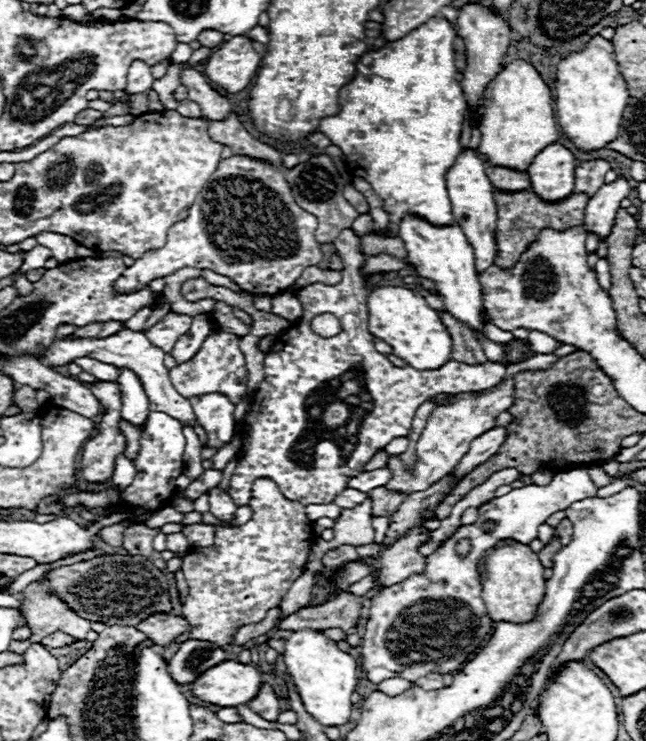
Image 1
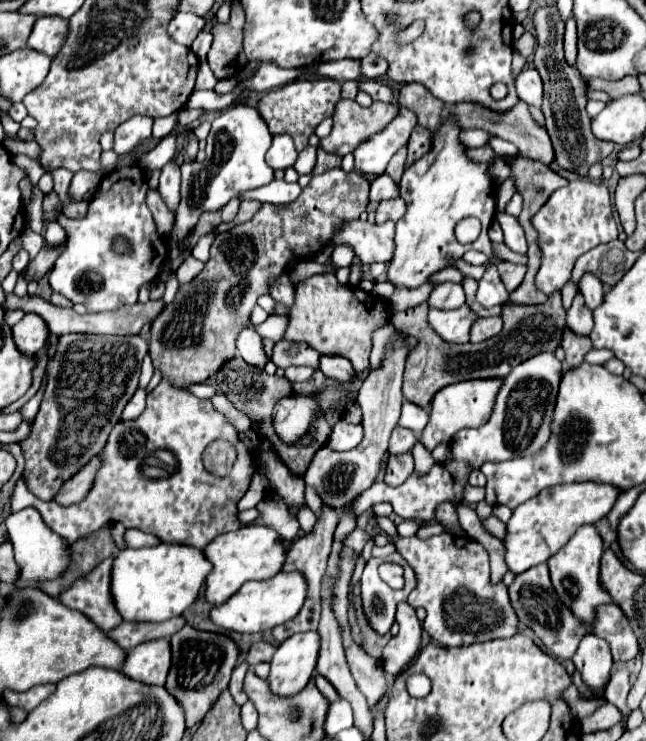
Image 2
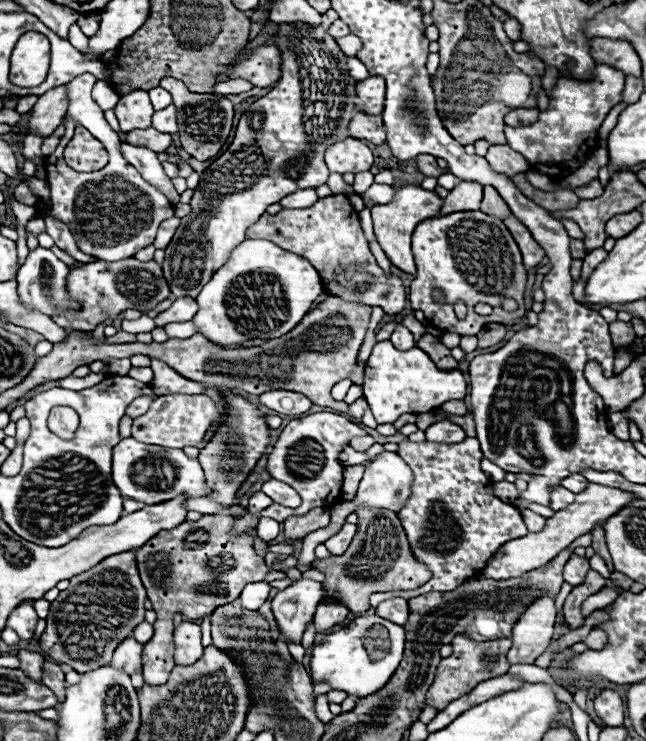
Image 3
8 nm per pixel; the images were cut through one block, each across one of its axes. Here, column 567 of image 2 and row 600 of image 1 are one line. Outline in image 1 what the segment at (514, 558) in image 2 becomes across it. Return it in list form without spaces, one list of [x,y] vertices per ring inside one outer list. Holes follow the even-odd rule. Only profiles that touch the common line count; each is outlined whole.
[[[506,540],[500,542],[494,552],[490,552],[482,566],[482,600],[486,604],[488,616],[494,622],[514,622],[524,624],[536,618],[538,606],[544,600],[546,594],[546,578],[544,578],[544,566],[540,564],[538,556],[530,550],[530,546]]]

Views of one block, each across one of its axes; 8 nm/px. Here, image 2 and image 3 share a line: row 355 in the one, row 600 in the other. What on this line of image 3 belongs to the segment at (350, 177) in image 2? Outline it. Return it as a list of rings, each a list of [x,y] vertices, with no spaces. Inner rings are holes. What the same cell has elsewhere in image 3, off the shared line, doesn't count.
[[[206,514],[198,522],[184,522],[180,528],[172,532],[160,532],[144,548],[136,550],[138,570],[148,592],[150,602],[154,604],[154,612],[158,620],[154,622],[154,638],[144,644],[142,666],[144,680],[152,686],[160,686],[168,680],[174,662],[174,640],[172,640],[172,618],[174,614],[182,614],[190,620],[204,618],[212,614],[218,606],[234,602],[242,588],[250,582],[264,580],[268,566],[260,556],[254,554],[252,538],[244,532],[236,540],[230,540],[230,530],[234,526],[234,516],[212,516]],[[164,552],[168,556],[148,558],[152,554]]]

